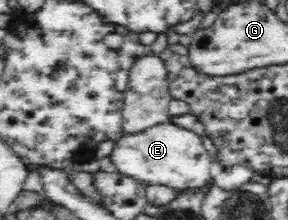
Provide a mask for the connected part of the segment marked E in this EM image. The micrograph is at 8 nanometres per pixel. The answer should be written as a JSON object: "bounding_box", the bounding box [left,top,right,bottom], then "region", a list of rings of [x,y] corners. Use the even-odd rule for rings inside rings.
{"bounding_box":[110,121,212,195],"region":[[[167,121],[156,123],[148,130],[136,134],[121,134],[114,140],[114,151],[110,153],[110,161],[116,165],[118,172],[140,180],[145,185],[160,184],[173,187],[176,195],[184,189],[198,189],[211,179],[210,165],[212,161],[204,148],[200,135],[194,131],[186,131],[180,125]]]}

